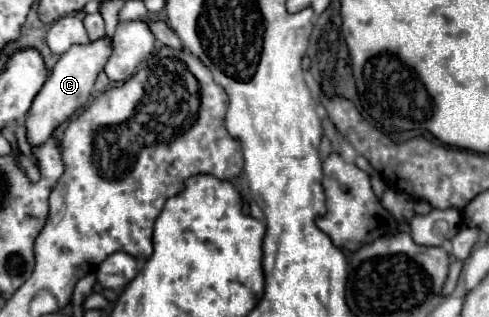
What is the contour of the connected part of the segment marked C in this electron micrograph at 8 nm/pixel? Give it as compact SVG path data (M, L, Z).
M103 36L103 38L93 40L89 44L75 44L75 46L71 46L71 50L61 54L61 58L55 64L53 72L49 74L45 86L41 88L41 92L33 100L33 106L29 110L29 118L25 122L27 142L31 146L45 142L61 122L65 122L79 106L83 106L89 100L89 96L93 92L95 78L105 68L111 54L113 54L113 38L111 36Z

